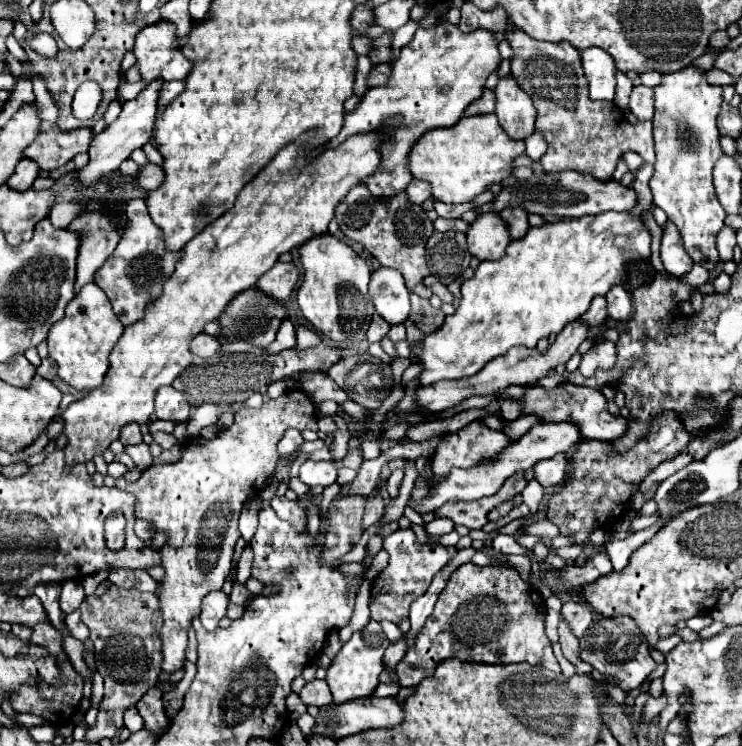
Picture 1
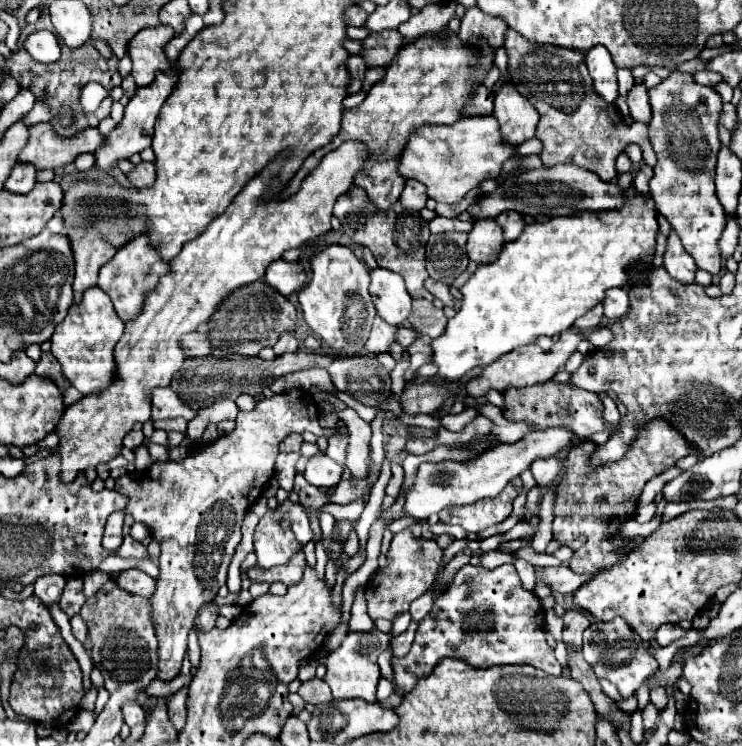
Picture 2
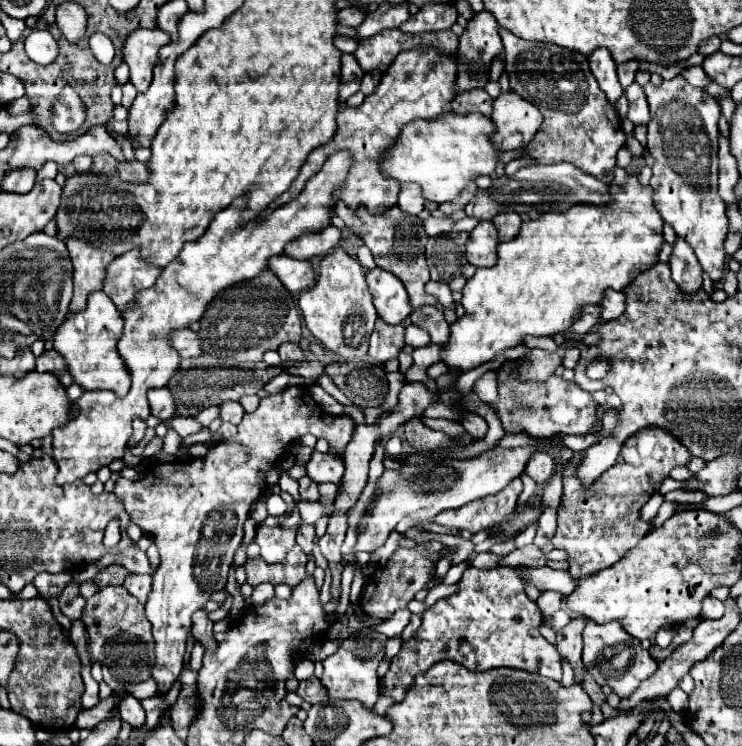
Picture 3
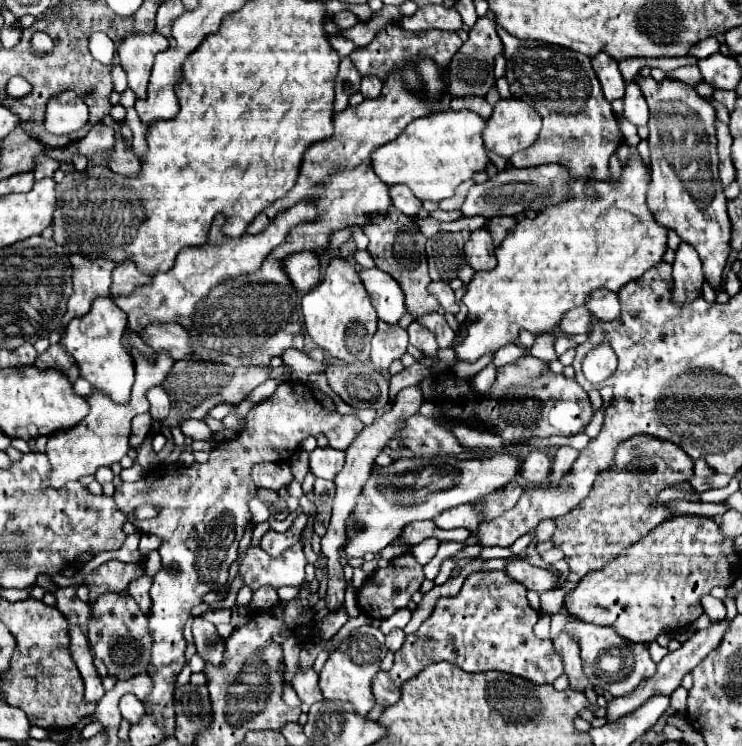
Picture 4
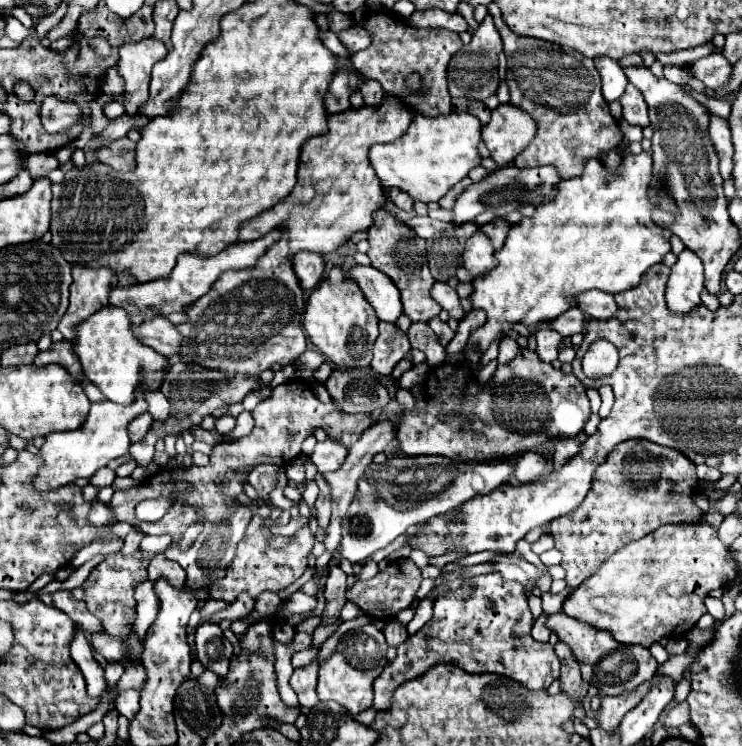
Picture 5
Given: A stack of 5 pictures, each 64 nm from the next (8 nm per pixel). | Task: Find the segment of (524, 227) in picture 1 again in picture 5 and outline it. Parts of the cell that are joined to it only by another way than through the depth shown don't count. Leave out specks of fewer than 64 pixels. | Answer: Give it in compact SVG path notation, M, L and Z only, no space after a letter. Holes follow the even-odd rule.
M494 220L494 222L488 222L488 224L482 226L482 232L492 240L492 244L494 244L496 250L502 248L508 230L510 230L510 224L506 220Z

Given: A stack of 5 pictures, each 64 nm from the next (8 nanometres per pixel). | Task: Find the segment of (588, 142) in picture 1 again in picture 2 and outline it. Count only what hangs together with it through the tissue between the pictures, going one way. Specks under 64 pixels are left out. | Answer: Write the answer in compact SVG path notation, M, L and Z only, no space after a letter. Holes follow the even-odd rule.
M512 28L506 30L504 48L508 50L508 72L512 84L540 112L536 138L544 144L540 158L546 168L556 164L576 164L598 174L600 180L610 182L616 176L616 156L630 144L638 144L642 148L644 162L648 166L656 164L656 154L652 152L648 140L648 124L634 122L630 130L630 126L620 118L618 108L594 94L592 78L584 64L584 54L572 48L534 44L524 40Z

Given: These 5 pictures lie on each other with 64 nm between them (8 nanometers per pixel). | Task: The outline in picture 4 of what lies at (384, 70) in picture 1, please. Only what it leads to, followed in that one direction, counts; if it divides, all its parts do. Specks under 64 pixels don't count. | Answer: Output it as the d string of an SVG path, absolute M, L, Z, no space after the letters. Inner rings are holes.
M366 76L366 78L362 78L360 92L364 94L364 98L378 98L380 90L382 90L382 80L378 76Z

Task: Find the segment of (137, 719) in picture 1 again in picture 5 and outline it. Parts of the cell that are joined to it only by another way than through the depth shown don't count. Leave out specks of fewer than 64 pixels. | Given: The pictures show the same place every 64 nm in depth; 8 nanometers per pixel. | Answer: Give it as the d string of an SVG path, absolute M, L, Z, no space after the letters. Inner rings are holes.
M126 690L116 698L116 710L126 716L128 720L132 720L136 716L136 712L140 710L140 692L138 690Z

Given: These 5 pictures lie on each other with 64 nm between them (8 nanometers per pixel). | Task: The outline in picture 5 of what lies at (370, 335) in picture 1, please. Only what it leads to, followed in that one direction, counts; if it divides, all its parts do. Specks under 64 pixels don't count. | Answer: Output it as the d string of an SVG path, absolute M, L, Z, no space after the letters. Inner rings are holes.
M380 322L380 334L374 344L374 356L372 356L372 368L374 372L388 376L398 360L402 360L410 350L410 342L406 332L402 332L396 324Z

